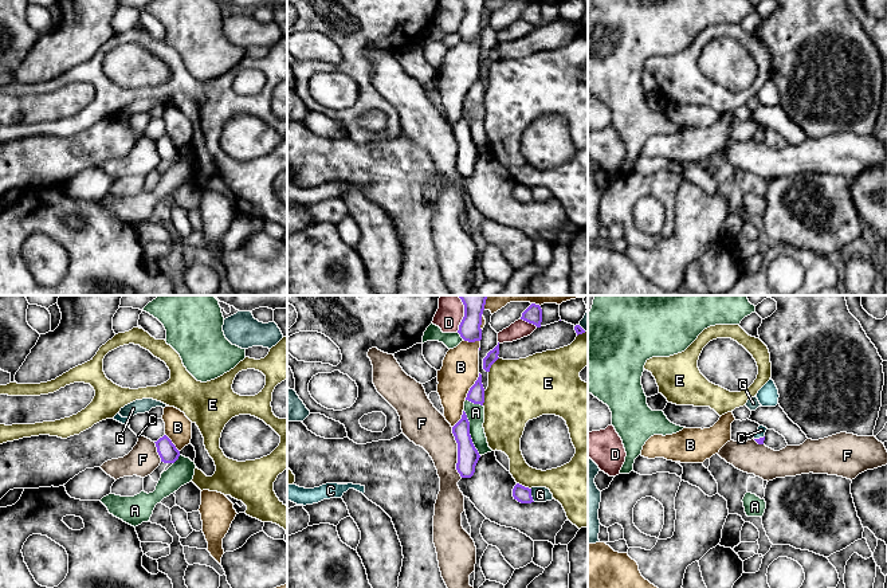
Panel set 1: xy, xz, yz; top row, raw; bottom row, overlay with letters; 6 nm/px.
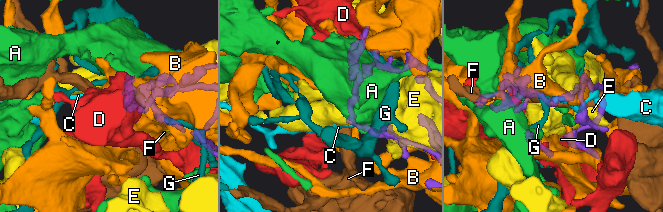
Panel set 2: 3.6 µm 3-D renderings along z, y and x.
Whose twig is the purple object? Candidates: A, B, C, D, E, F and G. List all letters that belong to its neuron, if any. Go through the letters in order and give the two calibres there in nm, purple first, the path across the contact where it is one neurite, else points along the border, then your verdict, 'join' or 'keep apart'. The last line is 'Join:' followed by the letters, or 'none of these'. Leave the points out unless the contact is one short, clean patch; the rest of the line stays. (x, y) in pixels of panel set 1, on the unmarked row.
A: 130 nm thick on the purple side, 110 nm on the other; keep apart
B: 100 nm thick on the purple side, 220 nm on the other; keep apart
C: 40 nm thick on the purple side, 50 nm on the other; runs through yz (760, 140), (760, 137), (761, 129); join
D: 110 nm thick on the purple side, 110 nm on the other; keep apart
E: 70 nm thick on the purple side, 380 nm on the other; keep apart
F: 130 nm thick on the purple side, 240 nm on the other; border along xz (451, 126), (456, 142), (456, 171), (462, 176); keep apart
G: 100 nm thick on the purple side, 100 nm on the other; keep apart
Join: C

